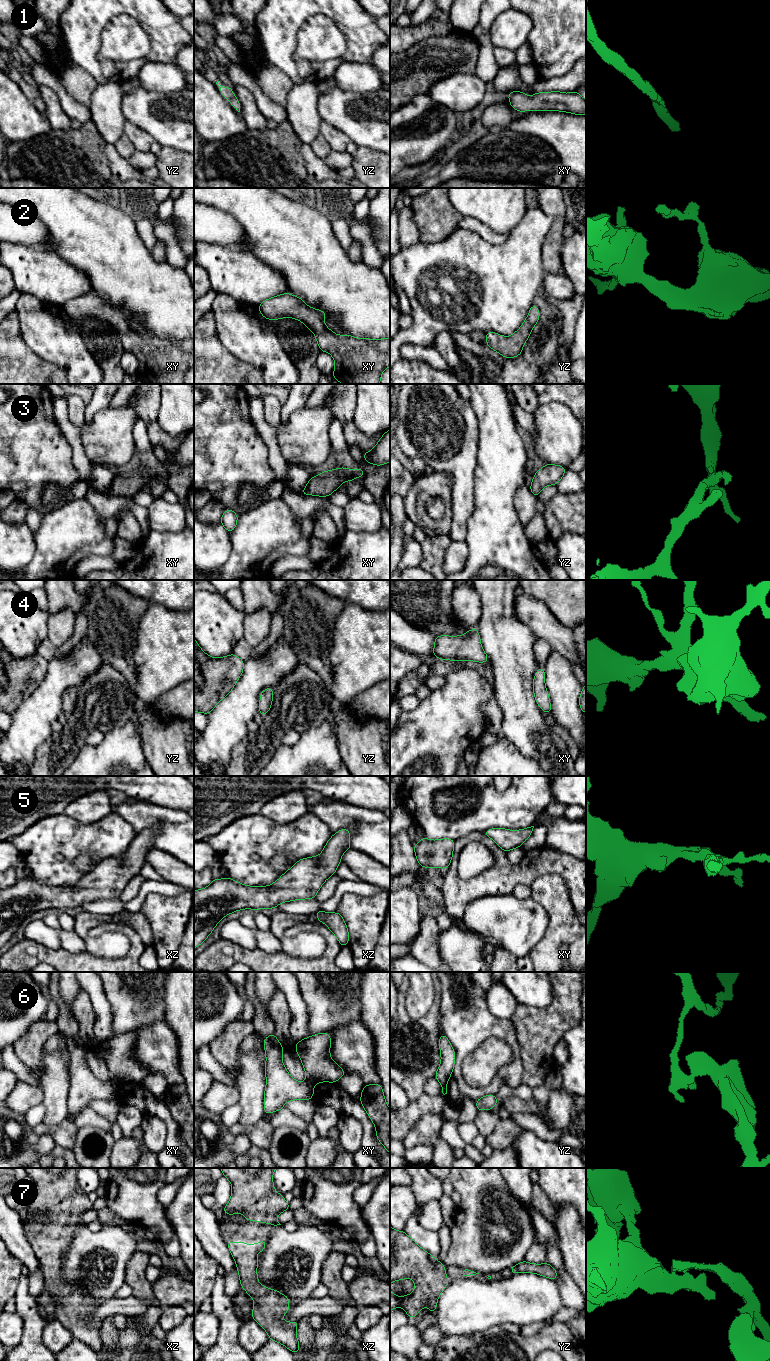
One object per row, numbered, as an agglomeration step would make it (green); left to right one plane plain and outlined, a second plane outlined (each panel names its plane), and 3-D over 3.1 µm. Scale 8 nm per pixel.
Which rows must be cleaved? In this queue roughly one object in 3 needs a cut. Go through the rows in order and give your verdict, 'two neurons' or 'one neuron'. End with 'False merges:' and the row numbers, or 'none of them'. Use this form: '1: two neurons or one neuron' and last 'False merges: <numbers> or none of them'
1: one neuron
2: one neuron
3: one neuron
4: one neuron
5: one neuron
6: two neurons
7: one neuron
False merges: 6

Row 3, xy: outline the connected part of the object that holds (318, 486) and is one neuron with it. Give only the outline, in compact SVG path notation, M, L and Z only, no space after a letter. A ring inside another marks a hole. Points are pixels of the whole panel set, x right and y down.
M341 467L324 471L318 476L310 478L301 495L328 497L338 489L342 483L353 481L357 477L364 478L364 471L360 467L357 470Z

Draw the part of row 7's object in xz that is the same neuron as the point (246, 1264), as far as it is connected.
M265 1240L250 1245L245 1242L226 1242L237 1266L240 1285L253 1298L252 1319L268 1333L270 1340L283 1344L297 1354L300 1348L296 1336L299 1321L283 1321L283 1315L290 1310L288 1296L262 1286L258 1281L257 1259L266 1243Z

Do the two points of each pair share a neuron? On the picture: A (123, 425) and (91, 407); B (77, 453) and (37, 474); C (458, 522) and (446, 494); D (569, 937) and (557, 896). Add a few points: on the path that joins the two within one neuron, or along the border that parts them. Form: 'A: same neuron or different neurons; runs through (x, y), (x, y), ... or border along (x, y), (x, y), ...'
A: different neurons; border along (108, 406), (99, 410), (89, 423), (84, 422)
B: different neurons; border along (63, 434), (71, 448), (71, 460), (80, 478)
C: different neurons; border along (452, 480), (453, 497), (450, 501), (450, 527)
D: same neuron; runs through (564, 927), (558, 906)

